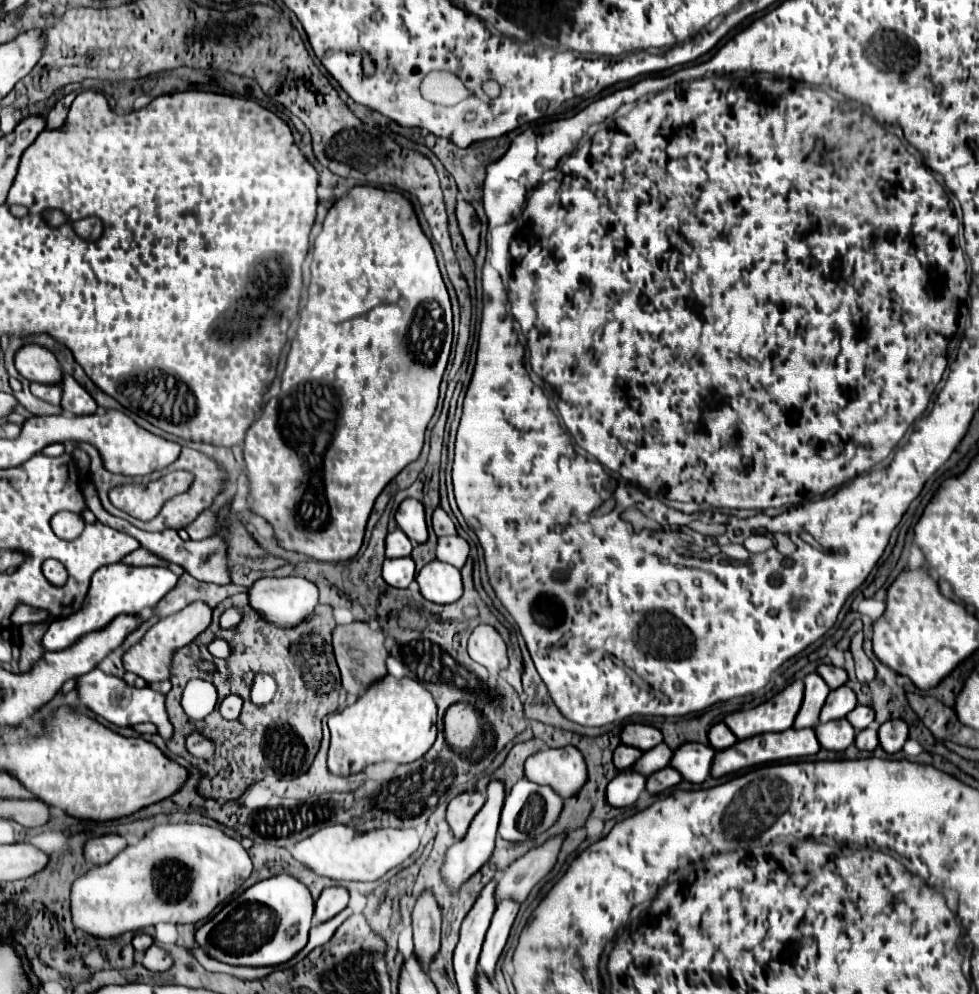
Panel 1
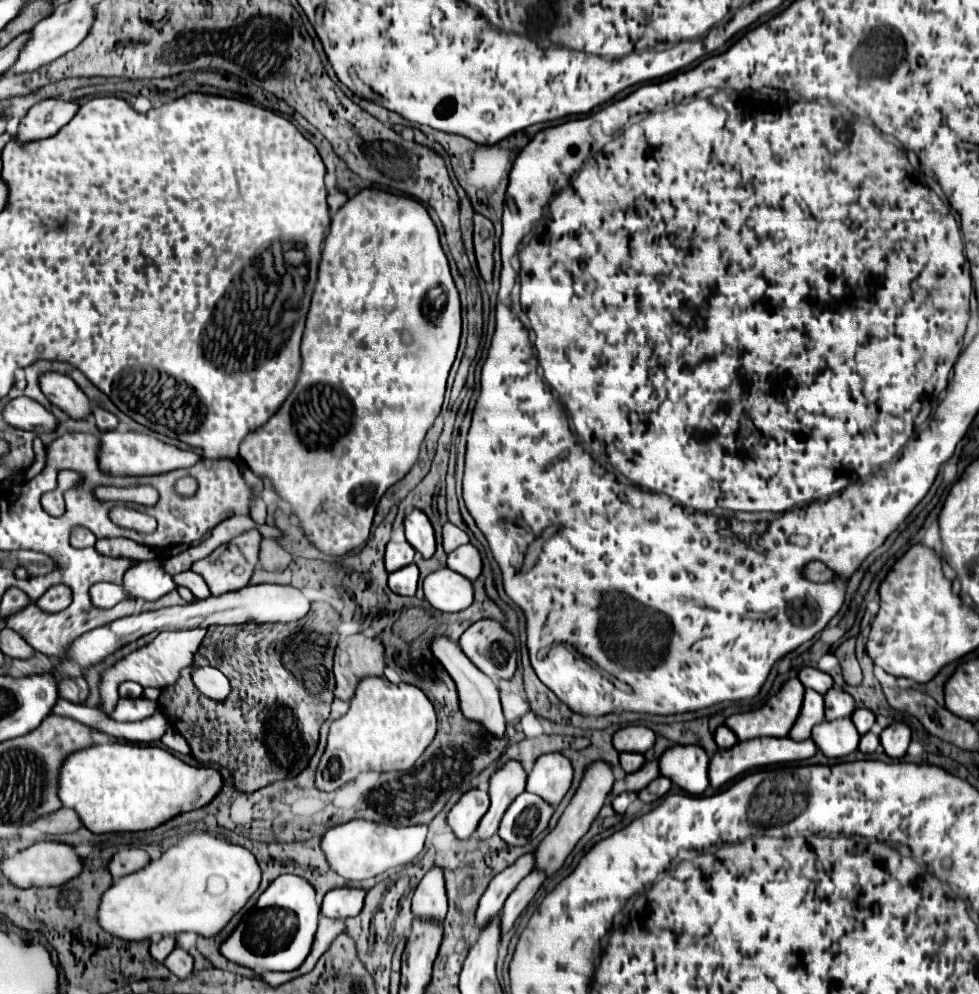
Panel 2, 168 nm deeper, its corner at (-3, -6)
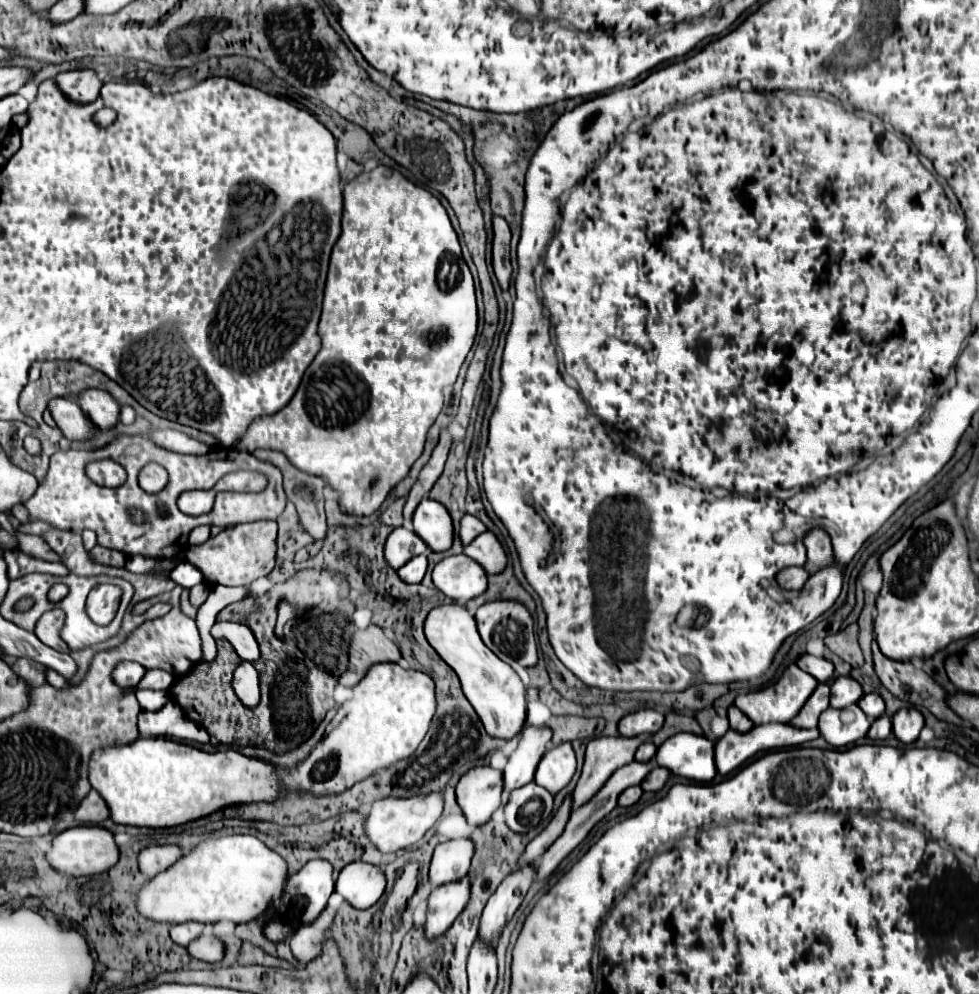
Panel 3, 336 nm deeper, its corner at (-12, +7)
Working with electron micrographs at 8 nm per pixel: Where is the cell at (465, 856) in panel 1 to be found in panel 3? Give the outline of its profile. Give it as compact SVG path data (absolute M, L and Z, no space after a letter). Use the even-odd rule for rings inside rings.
M528 725L522 731L520 743L516 751L510 755L508 765L504 769L504 793L502 803L506 803L508 793L516 787L522 787L534 779L534 771L546 753L546 745L552 739L552 729Z

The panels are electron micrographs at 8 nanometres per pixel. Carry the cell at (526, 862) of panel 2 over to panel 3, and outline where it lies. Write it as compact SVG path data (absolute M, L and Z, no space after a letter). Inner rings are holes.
M572 793L566 795L566 799L562 801L560 809L556 811L556 815L554 815L552 821L548 823L548 827L546 827L538 837L534 837L534 839L528 843L528 847L526 847L526 851L524 851L524 855L522 855L522 859L520 859L520 865L536 863L536 861L544 855L544 851L562 835L568 819L570 819L570 807L572 807Z

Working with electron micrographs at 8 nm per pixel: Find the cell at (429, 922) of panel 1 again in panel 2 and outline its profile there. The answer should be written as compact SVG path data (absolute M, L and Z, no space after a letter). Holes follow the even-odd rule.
M433 866L423 880L419 882L415 896L413 896L413 914L421 920L443 922L447 914L447 896L445 896L445 882L441 878L441 870Z

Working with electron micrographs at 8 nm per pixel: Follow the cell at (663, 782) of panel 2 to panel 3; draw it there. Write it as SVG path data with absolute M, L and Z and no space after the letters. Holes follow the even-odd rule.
M654 767L654 771L650 771L650 775L646 775L646 779L642 781L642 789L644 791L660 791L664 787L664 781L668 777L668 769L664 767Z

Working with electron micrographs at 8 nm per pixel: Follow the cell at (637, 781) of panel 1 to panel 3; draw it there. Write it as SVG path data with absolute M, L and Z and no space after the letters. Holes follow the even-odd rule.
M636 785L636 787L628 787L622 795L620 795L620 799L618 799L618 805L622 805L622 807L630 807L630 805L634 805L638 799L640 799L640 795L642 795L642 789Z

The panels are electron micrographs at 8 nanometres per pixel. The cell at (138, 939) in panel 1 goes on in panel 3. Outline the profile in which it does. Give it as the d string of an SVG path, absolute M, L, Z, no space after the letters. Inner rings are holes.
M190 921L190 923L180 923L180 925L174 925L174 927L170 929L170 935L172 935L172 941L174 941L174 943L186 947L186 945L190 945L194 939L198 939L198 937L202 935L204 927L206 927L204 923L194 923L194 921Z

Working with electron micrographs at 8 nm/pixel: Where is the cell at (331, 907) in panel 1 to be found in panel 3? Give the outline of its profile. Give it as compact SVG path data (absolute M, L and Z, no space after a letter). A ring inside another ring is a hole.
M348 863L336 881L336 891L356 909L372 907L386 889L386 875L378 865Z

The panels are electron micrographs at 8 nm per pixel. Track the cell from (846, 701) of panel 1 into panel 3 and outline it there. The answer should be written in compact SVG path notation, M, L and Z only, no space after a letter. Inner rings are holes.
M838 677L832 683L832 695L830 695L830 707L834 709L844 709L852 703L858 703L858 699L864 695L862 687L858 681L852 677Z

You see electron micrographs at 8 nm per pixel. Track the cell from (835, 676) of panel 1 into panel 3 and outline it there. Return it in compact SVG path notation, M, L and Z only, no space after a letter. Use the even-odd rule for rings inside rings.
M808 653L800 655L798 661L796 661L796 665L798 665L802 671L810 673L812 677L816 677L820 683L826 683L826 681L832 677L832 673L834 673L832 661L828 661L828 659L824 659L824 657L814 657L814 655L808 655Z

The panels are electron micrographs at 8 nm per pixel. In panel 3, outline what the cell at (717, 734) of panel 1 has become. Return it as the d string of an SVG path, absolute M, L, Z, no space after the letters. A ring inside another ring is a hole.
M732 705L728 709L728 719L730 719L730 729L734 729L734 731L744 733L744 731L750 731L754 727L754 723L750 723L750 719L736 705Z

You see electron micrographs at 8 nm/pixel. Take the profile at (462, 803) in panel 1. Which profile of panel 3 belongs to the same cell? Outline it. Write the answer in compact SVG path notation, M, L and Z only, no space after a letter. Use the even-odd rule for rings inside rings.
M488 765L474 767L462 775L456 785L456 797L472 827L486 823L500 807L502 787L502 771Z

